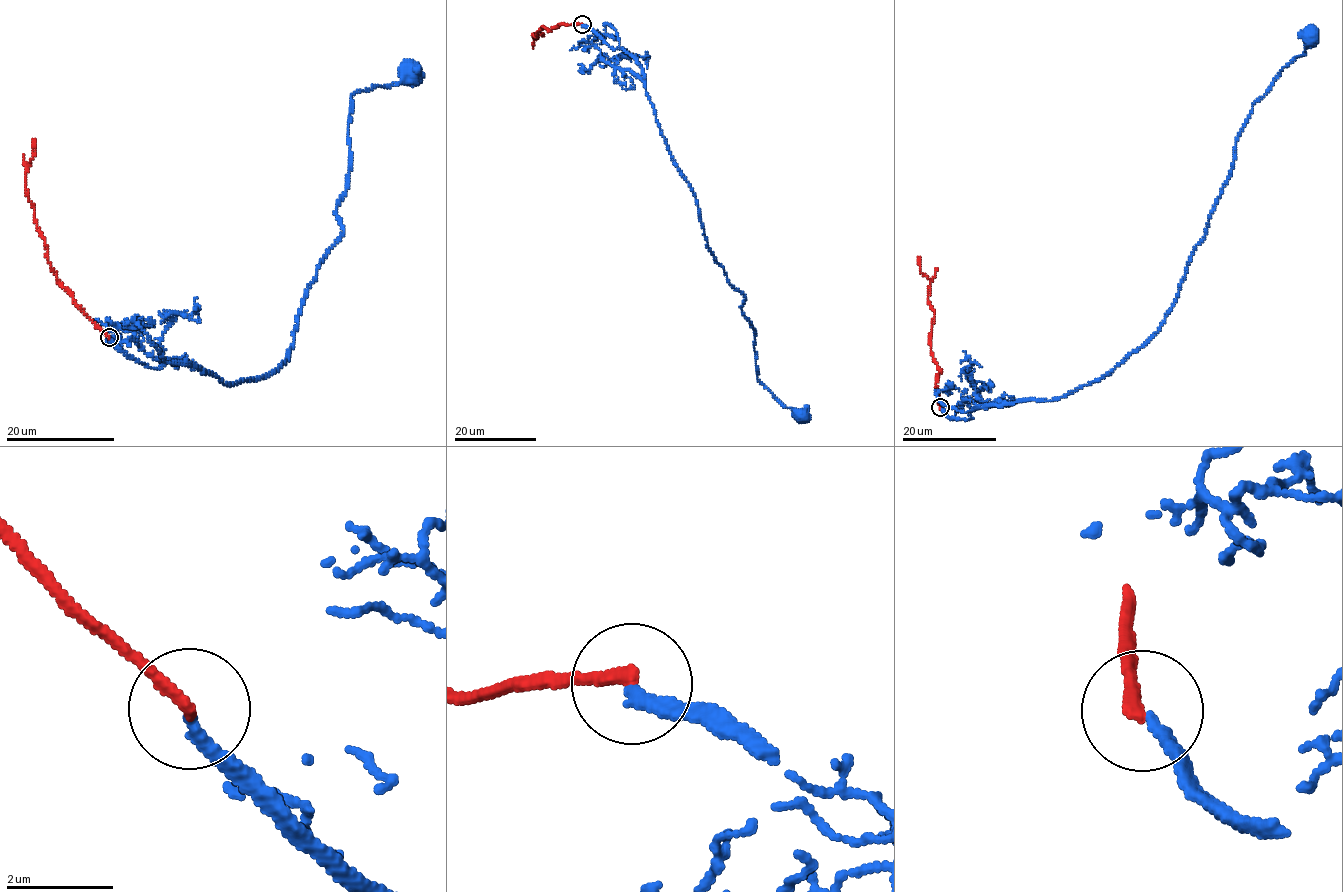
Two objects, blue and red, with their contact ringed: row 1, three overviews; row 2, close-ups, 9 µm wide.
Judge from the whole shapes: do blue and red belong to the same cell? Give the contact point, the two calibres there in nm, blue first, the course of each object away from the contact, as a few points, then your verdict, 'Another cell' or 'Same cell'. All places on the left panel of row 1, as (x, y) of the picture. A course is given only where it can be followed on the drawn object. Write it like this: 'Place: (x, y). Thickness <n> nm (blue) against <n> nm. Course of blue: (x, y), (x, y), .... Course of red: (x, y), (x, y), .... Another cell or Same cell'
Place: (109, 337). Thickness 220 nm (blue) against 240 nm. Course of blue: (108, 337), (148, 366), (196, 367), (229, 385), (286, 362), (308, 283), (343, 232), (352, 96), (410, 70). Course of red: (108, 337), (59, 281), (48, 260), (47, 245), (37, 227), (35, 206), (25, 183), (34, 139). Another cell

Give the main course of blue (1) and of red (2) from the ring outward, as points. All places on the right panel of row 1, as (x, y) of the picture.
1: (941, 408), (965, 419), (989, 405), (1063, 398), (1153, 336), (1251, 105), (1303, 55), (1311, 33)
2: (940, 408), (936, 388), (939, 369), (930, 343), (934, 311), (928, 301), (930, 281), (919, 270), (918, 256)

